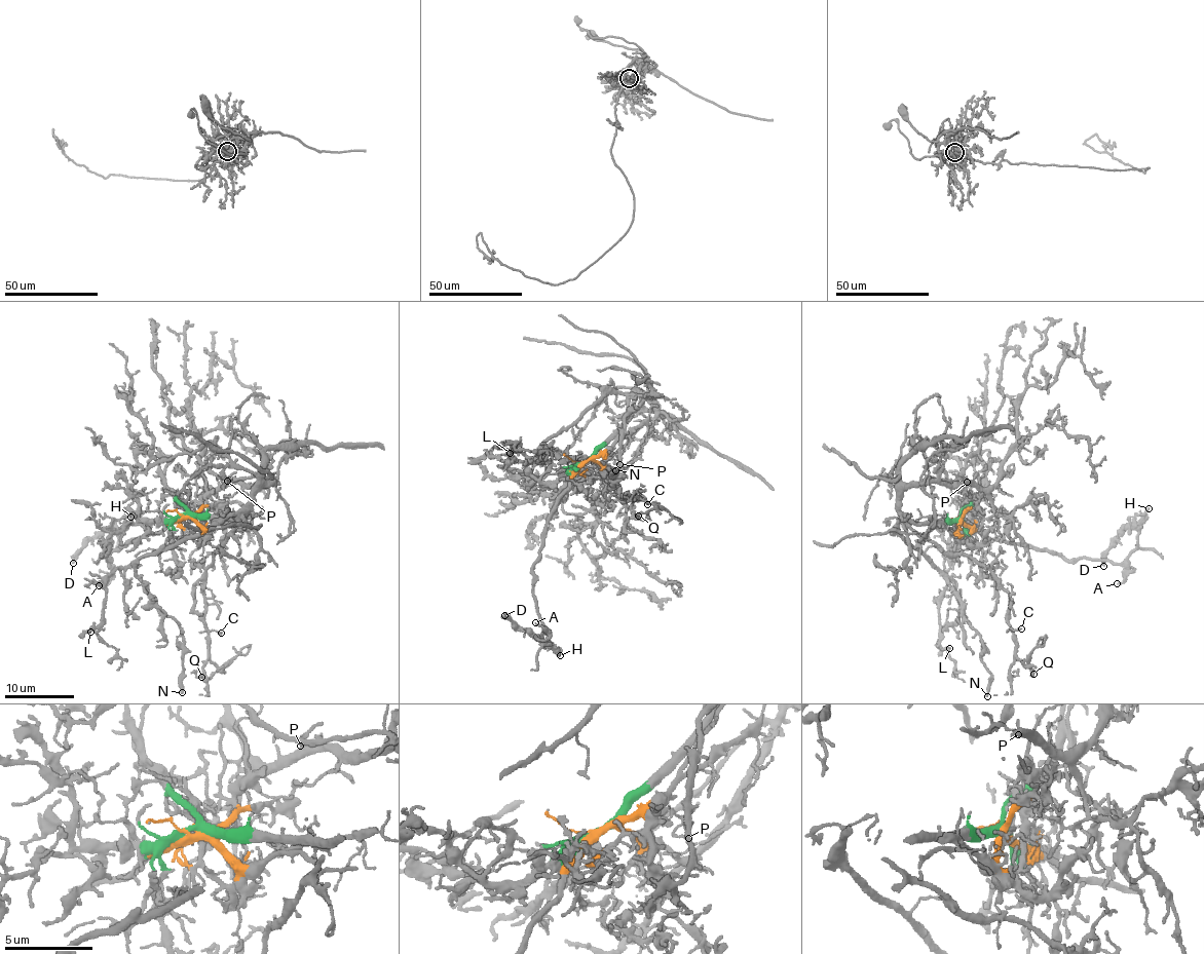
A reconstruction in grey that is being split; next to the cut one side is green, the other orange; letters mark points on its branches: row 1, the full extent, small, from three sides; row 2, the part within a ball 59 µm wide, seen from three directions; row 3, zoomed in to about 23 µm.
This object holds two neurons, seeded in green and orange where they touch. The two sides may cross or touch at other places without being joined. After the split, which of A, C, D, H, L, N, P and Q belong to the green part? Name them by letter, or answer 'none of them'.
C, L, N, P, Q

